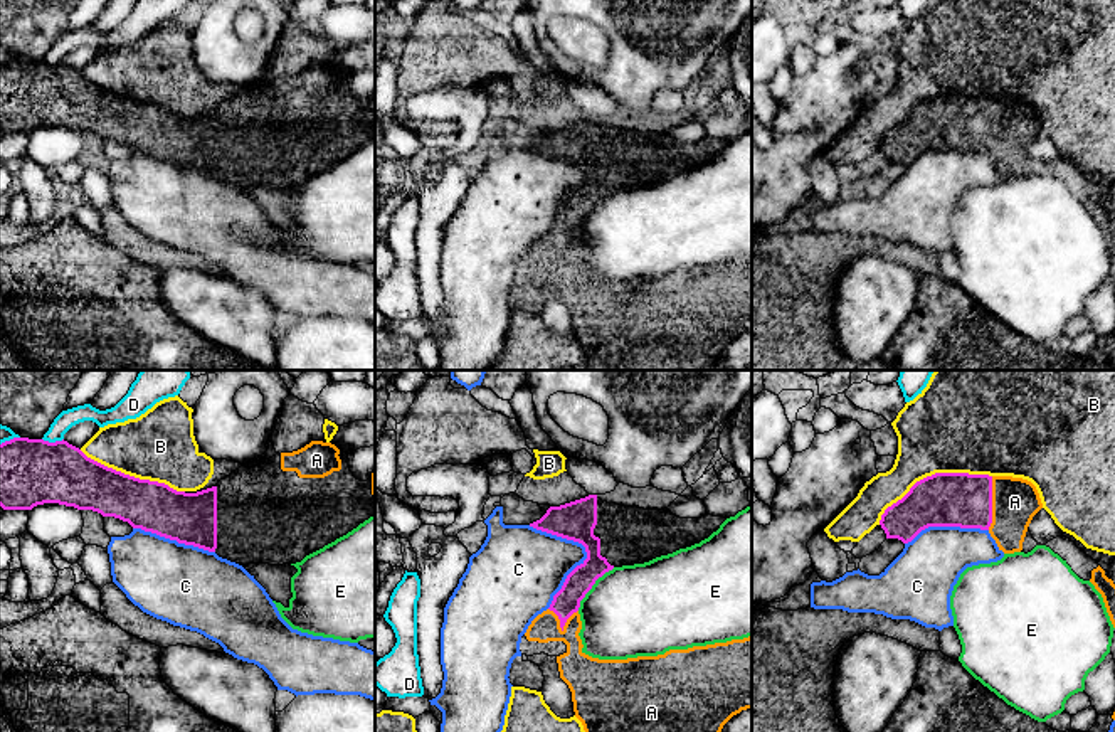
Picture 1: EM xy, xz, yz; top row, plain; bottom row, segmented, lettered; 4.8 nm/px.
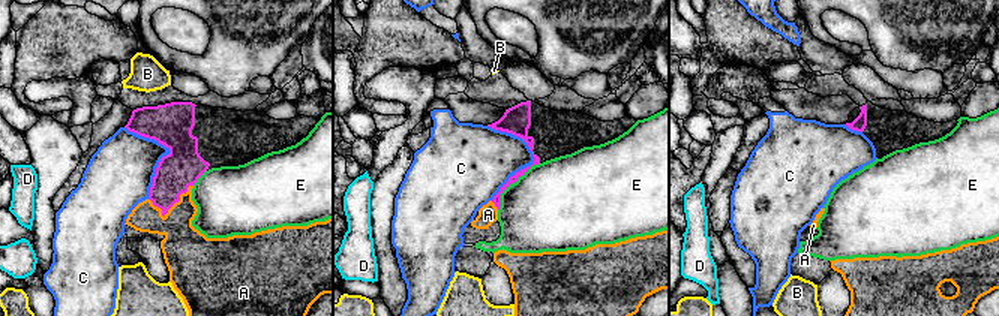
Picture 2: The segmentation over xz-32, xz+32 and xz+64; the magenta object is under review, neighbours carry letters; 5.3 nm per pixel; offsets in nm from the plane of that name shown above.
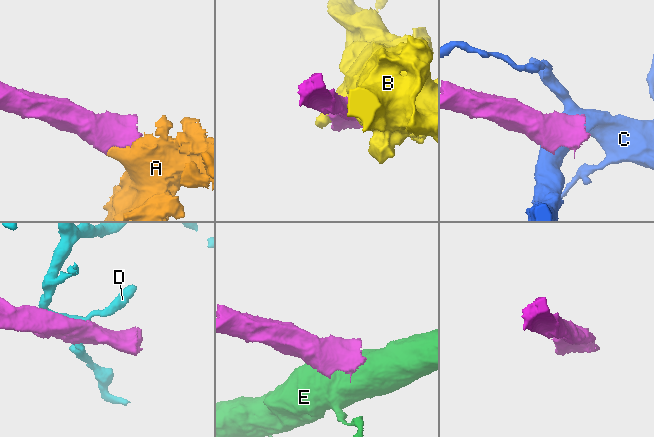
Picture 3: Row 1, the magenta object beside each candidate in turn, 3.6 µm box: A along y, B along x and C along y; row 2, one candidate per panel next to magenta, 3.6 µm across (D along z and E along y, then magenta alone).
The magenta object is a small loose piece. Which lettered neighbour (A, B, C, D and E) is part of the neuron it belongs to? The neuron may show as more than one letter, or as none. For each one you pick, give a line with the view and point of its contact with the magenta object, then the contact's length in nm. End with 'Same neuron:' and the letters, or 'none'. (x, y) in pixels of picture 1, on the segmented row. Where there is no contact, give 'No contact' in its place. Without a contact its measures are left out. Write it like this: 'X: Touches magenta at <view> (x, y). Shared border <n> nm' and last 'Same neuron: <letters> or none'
A: Touches magenta at yz (991, 503). Shared border 260 nm
Same neuron: A

